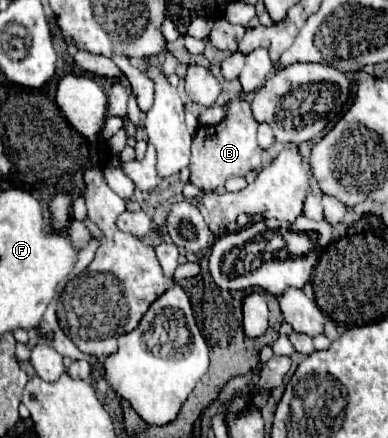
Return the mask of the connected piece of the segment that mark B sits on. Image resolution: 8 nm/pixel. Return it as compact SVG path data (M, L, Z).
M243 98L227 102L227 116L215 126L199 126L191 142L191 178L189 182L203 192L221 190L225 180L231 176L247 176L251 170L261 166L261 148L257 144L257 126L251 106Z

